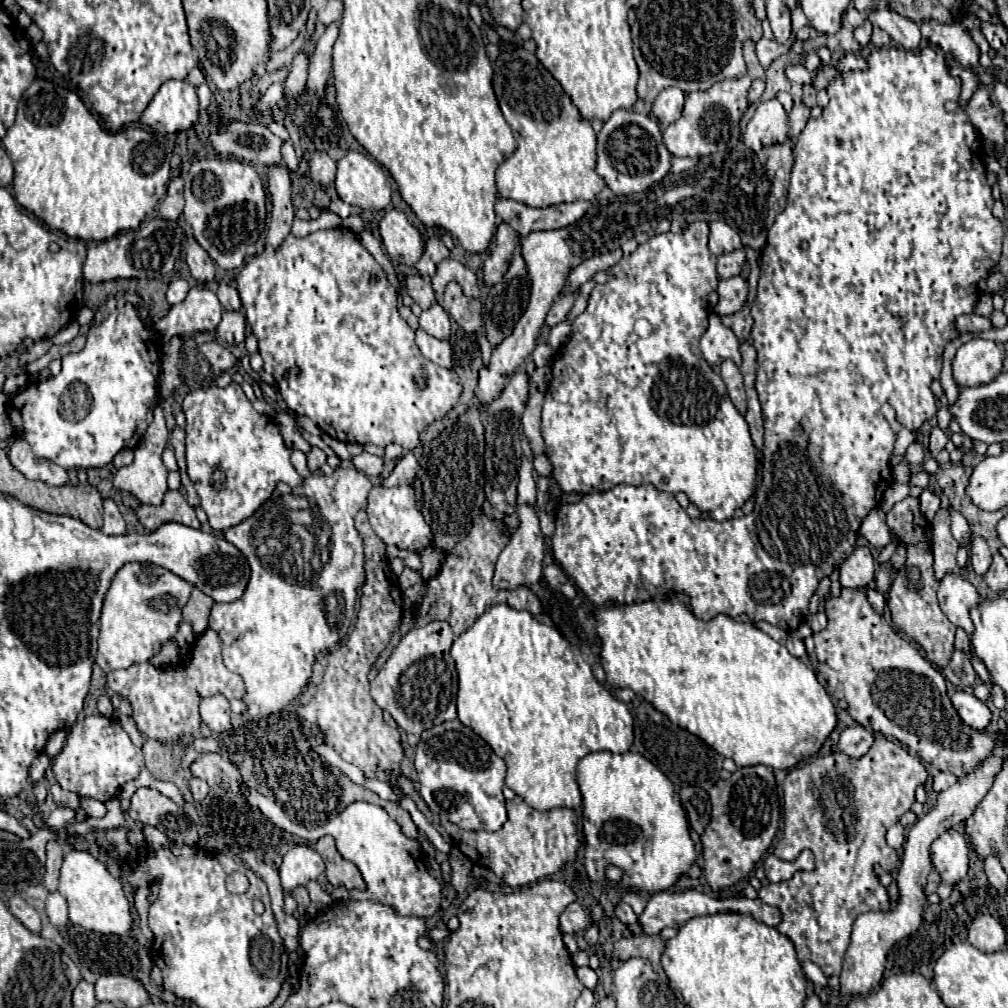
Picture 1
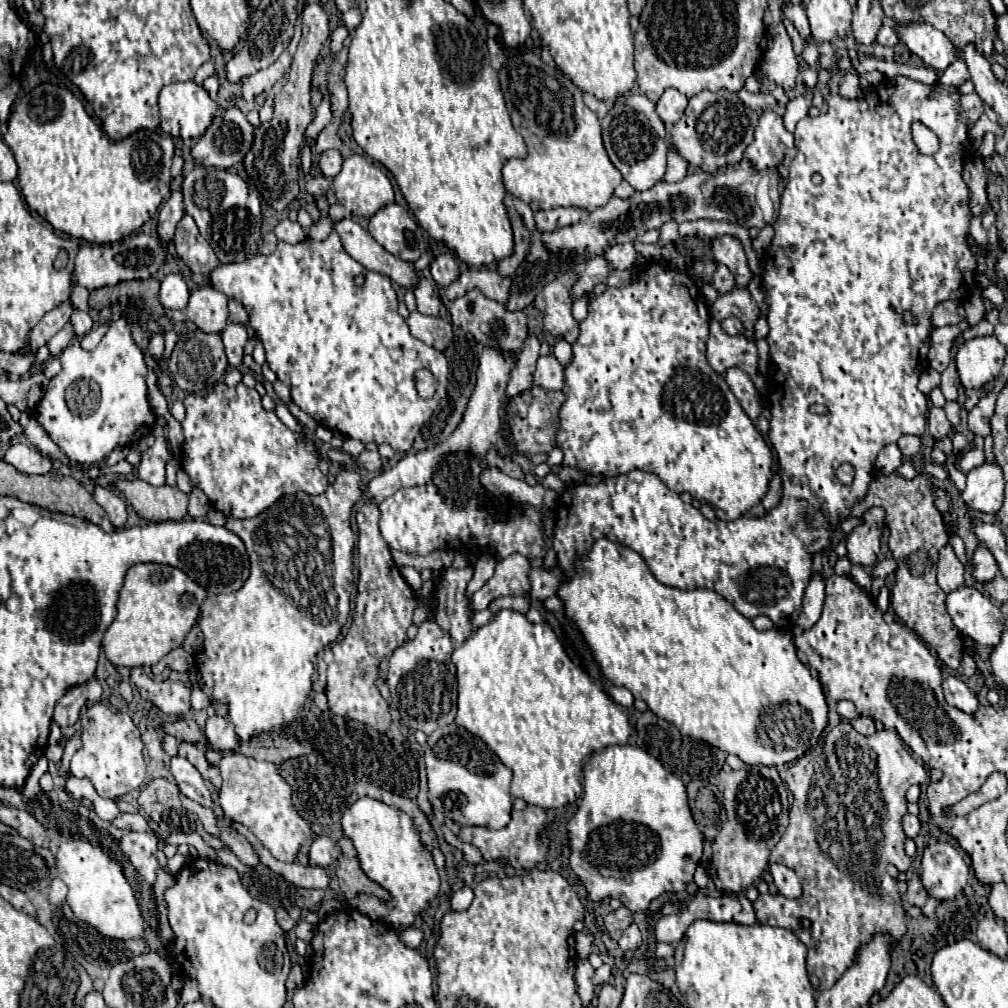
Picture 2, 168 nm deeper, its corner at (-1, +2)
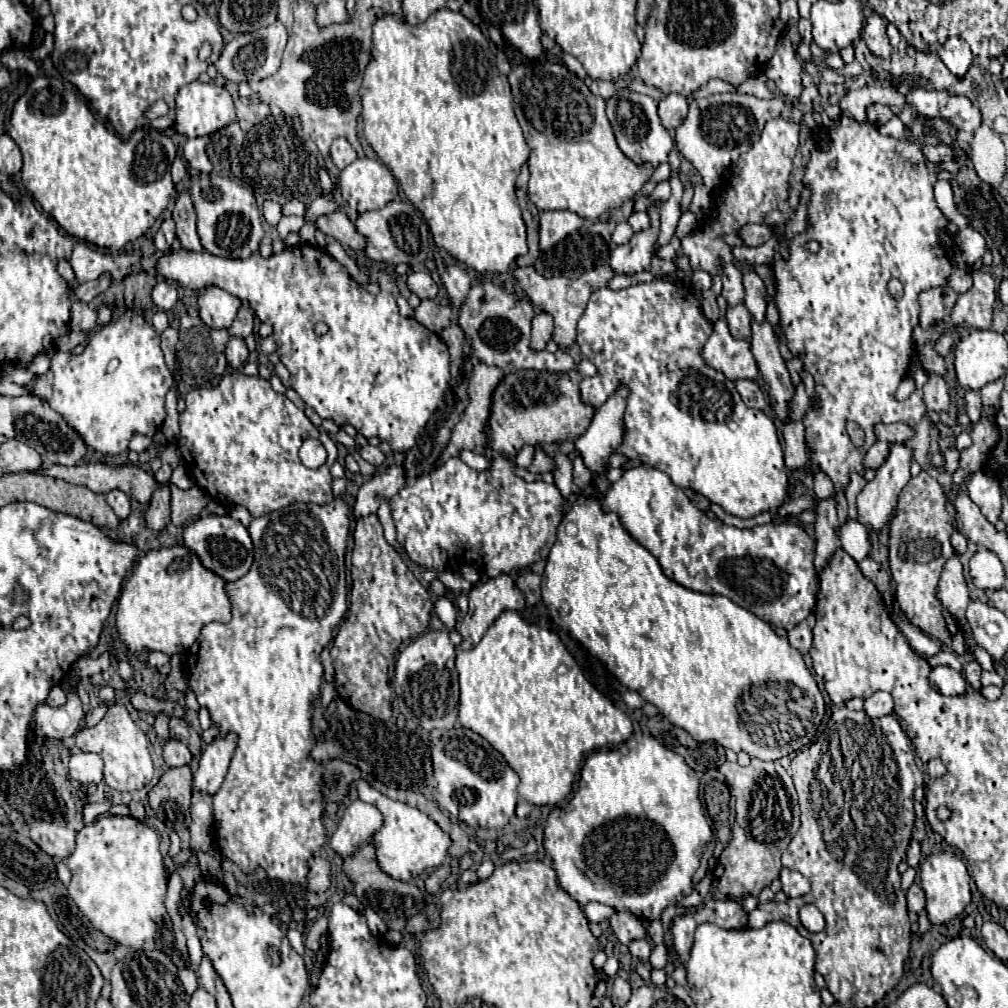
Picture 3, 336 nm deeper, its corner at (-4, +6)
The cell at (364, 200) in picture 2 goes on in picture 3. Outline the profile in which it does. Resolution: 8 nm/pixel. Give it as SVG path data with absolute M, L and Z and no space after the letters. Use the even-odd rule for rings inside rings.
M358 157L340 173L338 181L344 201L356 213L380 209L398 197L396 179L376 159Z

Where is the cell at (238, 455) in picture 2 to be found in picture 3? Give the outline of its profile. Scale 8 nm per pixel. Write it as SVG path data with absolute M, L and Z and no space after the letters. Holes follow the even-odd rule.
M240 371L226 373L220 385L206 389L192 389L186 395L186 411L180 415L180 439L178 449L182 459L192 473L198 487L210 493L212 499L222 503L224 507L242 505L250 511L252 517L260 517L282 509L294 501L314 501L314 503L330 503L332 495L332 475L330 465L336 461L338 451L334 441L320 433L286 395L276 393L270 387L270 381L262 377L246 377ZM314 437L320 439L328 451L328 459L320 469L306 469L298 459L298 449L304 439Z

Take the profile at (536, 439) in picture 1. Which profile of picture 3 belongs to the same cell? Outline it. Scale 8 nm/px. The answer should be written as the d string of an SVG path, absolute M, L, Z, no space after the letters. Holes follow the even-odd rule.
M574 369L568 371L564 375L552 375L552 373L540 373L540 371L518 371L518 373L510 373L502 379L502 383L496 387L494 395L492 395L492 411L490 411L490 421L488 421L488 443L494 451L504 453L506 457L514 459L518 455L518 451L524 445L544 445L544 443L562 443L568 439L576 439L582 437L584 431L588 429L590 421L592 421L592 407L580 403L580 385L582 375Z

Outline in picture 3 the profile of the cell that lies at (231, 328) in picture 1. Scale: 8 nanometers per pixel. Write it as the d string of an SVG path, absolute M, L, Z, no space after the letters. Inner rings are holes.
M230 337L226 345L226 359L232 369L242 369L242 365L248 359L248 347L242 337Z

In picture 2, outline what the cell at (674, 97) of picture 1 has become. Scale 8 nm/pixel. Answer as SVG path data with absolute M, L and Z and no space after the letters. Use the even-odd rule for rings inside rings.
M667 89L657 101L657 115L661 117L665 127L671 127L681 119L685 107L687 107L687 97L681 95L677 89Z

